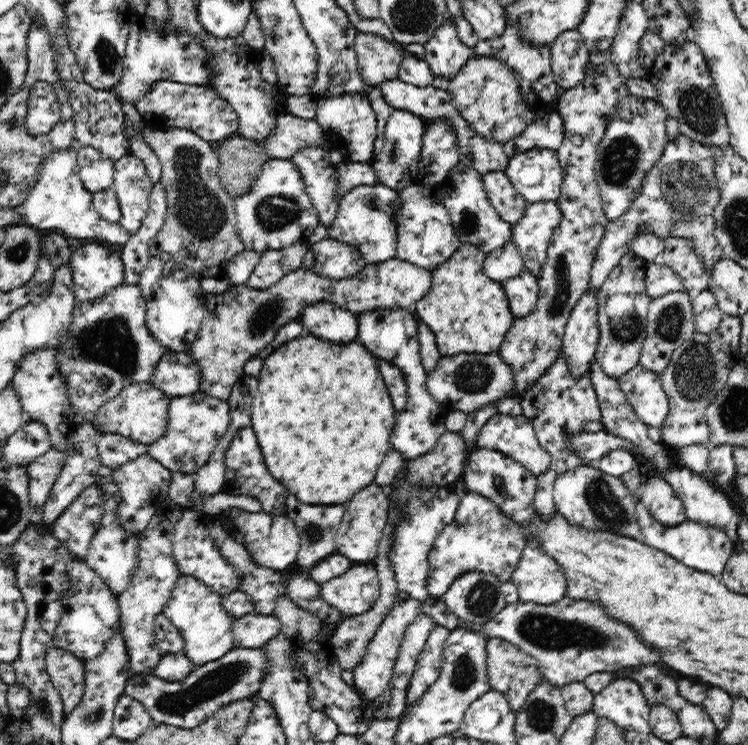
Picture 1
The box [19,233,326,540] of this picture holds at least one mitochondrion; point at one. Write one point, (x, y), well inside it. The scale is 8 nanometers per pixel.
(112, 340)

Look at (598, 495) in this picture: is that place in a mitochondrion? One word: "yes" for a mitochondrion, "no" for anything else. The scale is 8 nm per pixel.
yes

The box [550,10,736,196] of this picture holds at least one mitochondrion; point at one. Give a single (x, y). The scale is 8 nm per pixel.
(696, 107)

